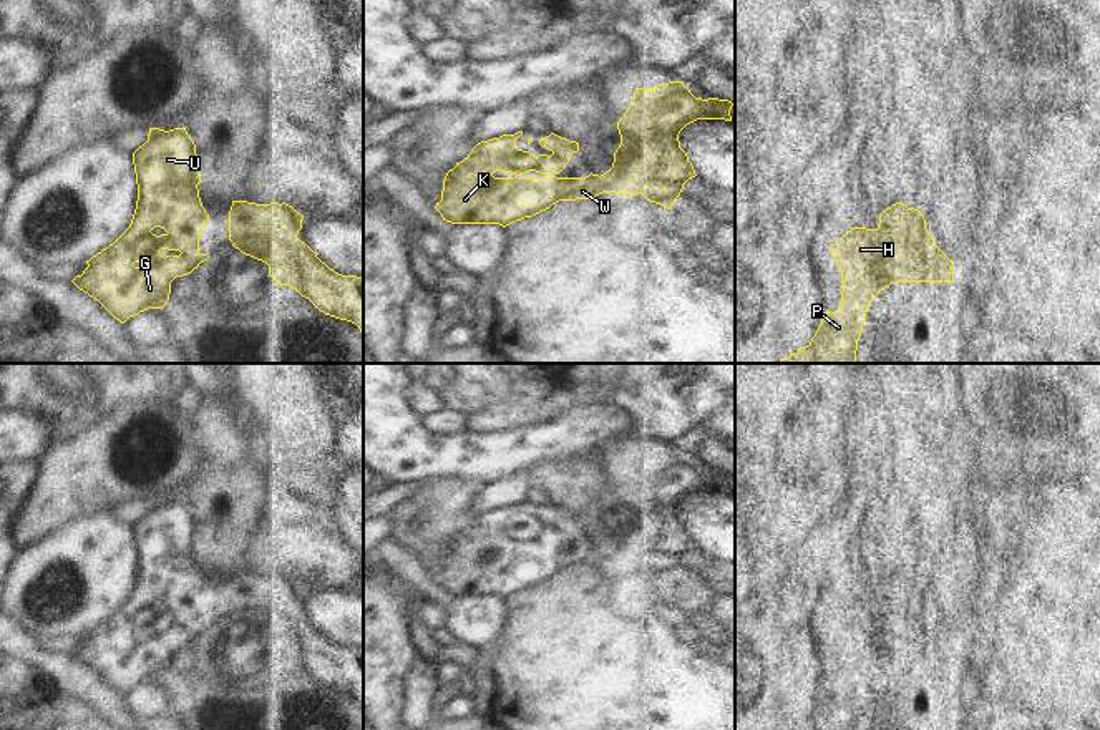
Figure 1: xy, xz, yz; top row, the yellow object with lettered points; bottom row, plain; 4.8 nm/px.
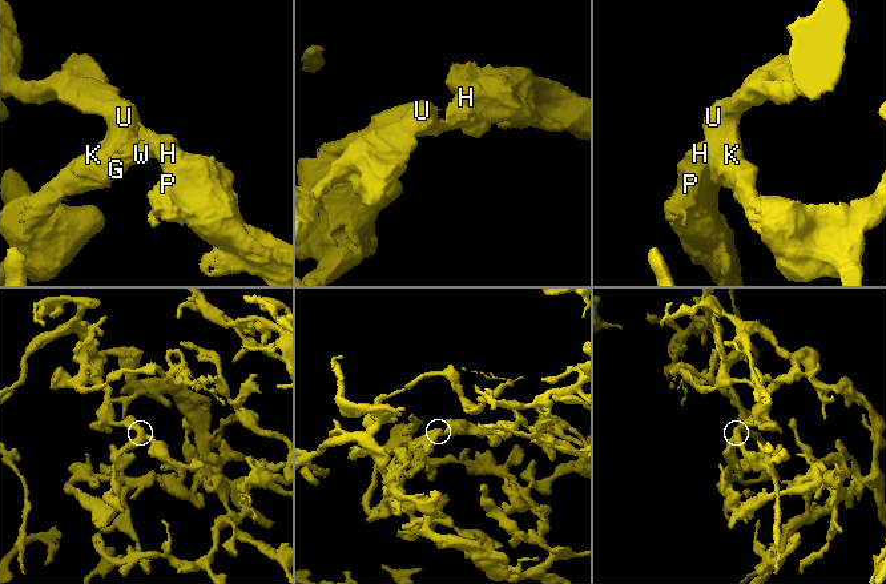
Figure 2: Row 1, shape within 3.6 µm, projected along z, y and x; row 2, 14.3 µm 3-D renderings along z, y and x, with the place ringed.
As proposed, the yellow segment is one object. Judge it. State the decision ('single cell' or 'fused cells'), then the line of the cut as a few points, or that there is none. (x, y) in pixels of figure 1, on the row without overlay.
single cell | no cut

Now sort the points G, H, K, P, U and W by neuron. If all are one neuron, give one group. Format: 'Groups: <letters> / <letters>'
Groups: G H K P U W.

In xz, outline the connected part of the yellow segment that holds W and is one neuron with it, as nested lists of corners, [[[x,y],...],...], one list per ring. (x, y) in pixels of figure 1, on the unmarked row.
[[[669,453],[654,460],[635,460],[634,471],[617,493],[621,516],[614,524],[614,534],[604,546],[586,549],[559,549],[579,514],[551,504],[539,516],[552,526],[538,529],[516,519],[523,506],[503,506],[478,514],[471,524],[443,551],[441,572],[435,581],[443,592],[451,596],[499,596],[503,599],[533,589],[559,572],[592,571],[602,564],[616,564],[625,569],[642,566],[647,572],[670,581],[680,567],[684,556],[695,549],[695,541],[687,524],[680,519],[680,503],[697,491],[732,493],[730,481],[735,474],[718,470],[695,470],[682,453]]]

